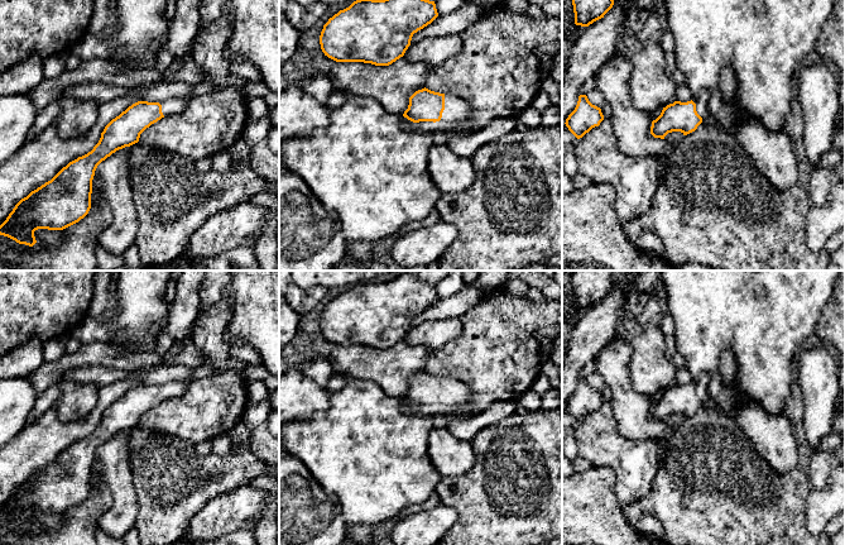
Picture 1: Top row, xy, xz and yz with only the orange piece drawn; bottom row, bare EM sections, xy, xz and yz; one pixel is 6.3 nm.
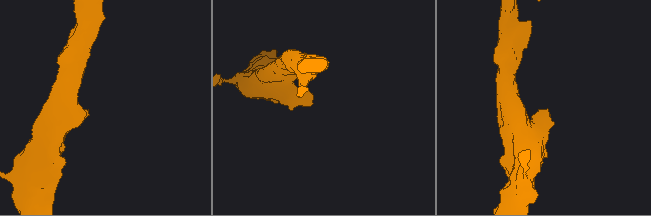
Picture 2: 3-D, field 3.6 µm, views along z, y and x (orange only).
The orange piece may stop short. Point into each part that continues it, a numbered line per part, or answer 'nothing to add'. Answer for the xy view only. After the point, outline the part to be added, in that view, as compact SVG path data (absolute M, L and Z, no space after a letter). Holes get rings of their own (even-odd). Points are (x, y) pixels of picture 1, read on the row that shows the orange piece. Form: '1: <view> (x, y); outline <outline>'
1: xy (169, 106); outline M176 97L176 99L165 99L160 101L159 104L162 105L162 113L164 116L171 116L182 113L189 99L187 97Z

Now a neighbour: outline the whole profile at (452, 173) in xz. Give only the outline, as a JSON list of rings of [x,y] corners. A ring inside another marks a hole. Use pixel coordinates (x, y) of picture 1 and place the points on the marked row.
[[[447,143],[429,148],[428,171],[433,183],[445,195],[464,192],[475,180],[471,158],[456,154]]]

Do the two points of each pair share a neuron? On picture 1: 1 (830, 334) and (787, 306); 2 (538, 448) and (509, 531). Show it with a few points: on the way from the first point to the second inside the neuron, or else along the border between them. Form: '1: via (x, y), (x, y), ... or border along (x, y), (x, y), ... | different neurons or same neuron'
1: border along (830, 299), (814, 331) | different neurons
2: via (537, 468), (533, 481), (513, 501), (513, 511) | same neuron

